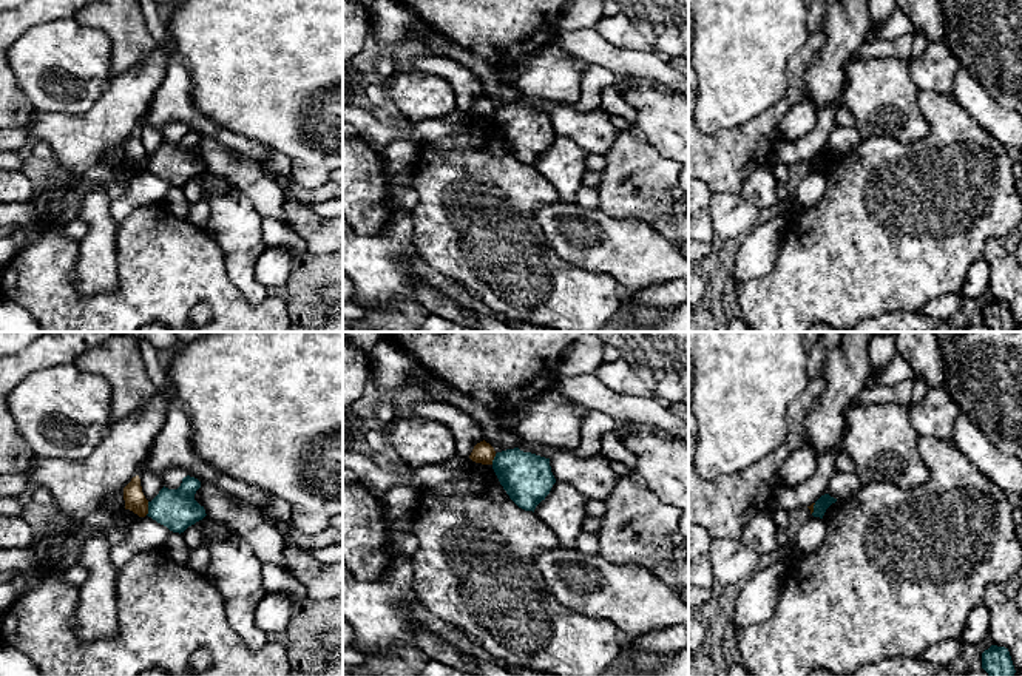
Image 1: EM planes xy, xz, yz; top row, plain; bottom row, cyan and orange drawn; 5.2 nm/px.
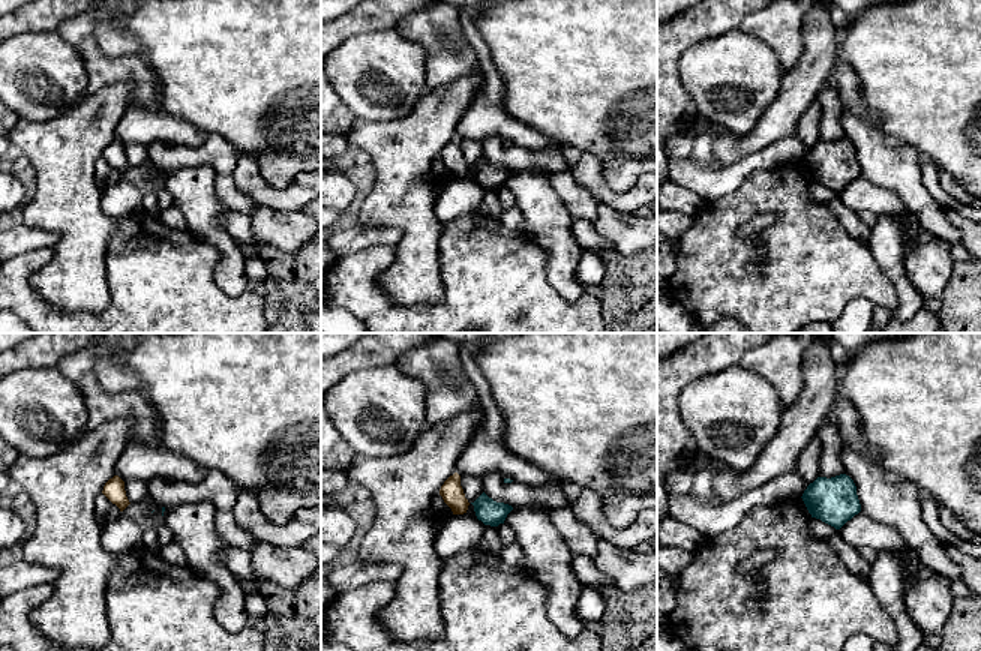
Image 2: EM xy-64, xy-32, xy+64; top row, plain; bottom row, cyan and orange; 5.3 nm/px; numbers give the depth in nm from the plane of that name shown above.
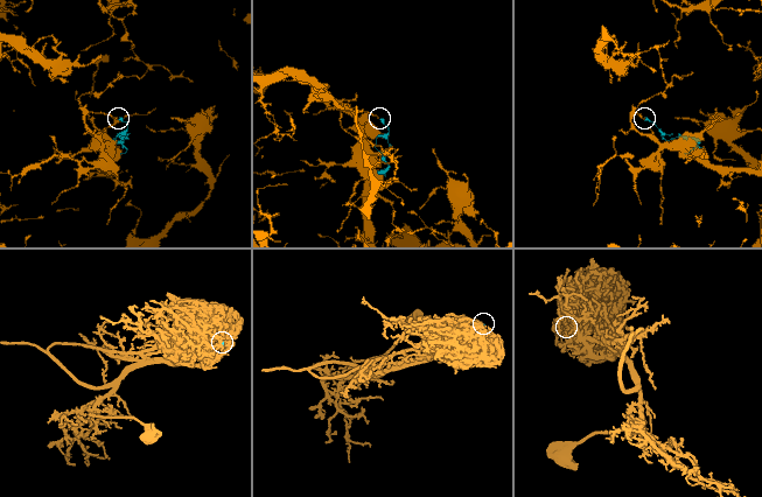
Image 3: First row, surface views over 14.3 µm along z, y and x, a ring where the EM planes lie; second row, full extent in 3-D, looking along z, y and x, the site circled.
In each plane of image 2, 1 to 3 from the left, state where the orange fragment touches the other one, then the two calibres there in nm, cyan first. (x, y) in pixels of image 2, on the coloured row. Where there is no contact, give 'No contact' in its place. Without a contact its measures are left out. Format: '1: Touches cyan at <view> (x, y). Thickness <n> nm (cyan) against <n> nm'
1: No contact
2: No contact
3: No contact

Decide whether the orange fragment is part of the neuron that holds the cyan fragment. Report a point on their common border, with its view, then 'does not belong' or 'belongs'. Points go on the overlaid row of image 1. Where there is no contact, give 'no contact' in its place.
xy (148, 508) | does not belong

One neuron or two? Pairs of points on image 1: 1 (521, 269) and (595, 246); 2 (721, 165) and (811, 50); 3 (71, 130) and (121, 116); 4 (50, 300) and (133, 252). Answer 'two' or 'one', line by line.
1: two
2: one
3: one
4: one

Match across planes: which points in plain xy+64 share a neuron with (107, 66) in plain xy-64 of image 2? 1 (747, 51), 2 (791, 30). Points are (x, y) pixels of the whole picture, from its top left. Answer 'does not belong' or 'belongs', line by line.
1: does not belong
2: belongs

